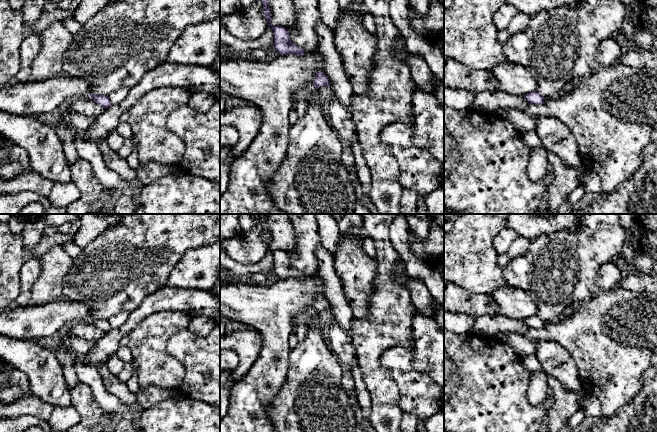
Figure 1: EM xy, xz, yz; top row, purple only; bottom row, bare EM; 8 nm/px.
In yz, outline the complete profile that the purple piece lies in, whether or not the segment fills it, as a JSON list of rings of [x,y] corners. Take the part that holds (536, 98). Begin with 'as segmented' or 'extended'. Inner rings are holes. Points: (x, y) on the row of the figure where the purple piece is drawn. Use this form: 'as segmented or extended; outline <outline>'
as segmented; outline [[[538,90],[526,94],[525,99],[529,102],[529,104],[534,105],[543,104],[545,101],[545,98],[539,93]]]

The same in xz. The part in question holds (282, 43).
as segmented; outline [[[259,0],[259,1],[263,5],[263,14],[265,15],[268,26],[273,30],[273,37],[274,37],[273,48],[280,55],[294,54],[302,56],[305,53],[305,51],[291,42],[287,29],[282,26],[271,25],[271,10],[268,6],[267,0]]]

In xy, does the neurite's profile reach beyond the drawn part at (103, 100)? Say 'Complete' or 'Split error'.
Complete

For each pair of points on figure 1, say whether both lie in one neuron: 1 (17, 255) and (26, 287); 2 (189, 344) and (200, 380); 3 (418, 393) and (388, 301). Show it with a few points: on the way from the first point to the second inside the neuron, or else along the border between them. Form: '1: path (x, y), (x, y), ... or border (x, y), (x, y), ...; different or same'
1: border (40, 256), (28, 259), (22, 266), (19, 291); different
2: path (195, 353), (197, 355), (197, 371); same
3: border (413, 343), (411, 345), (392, 346), (381, 356); different

